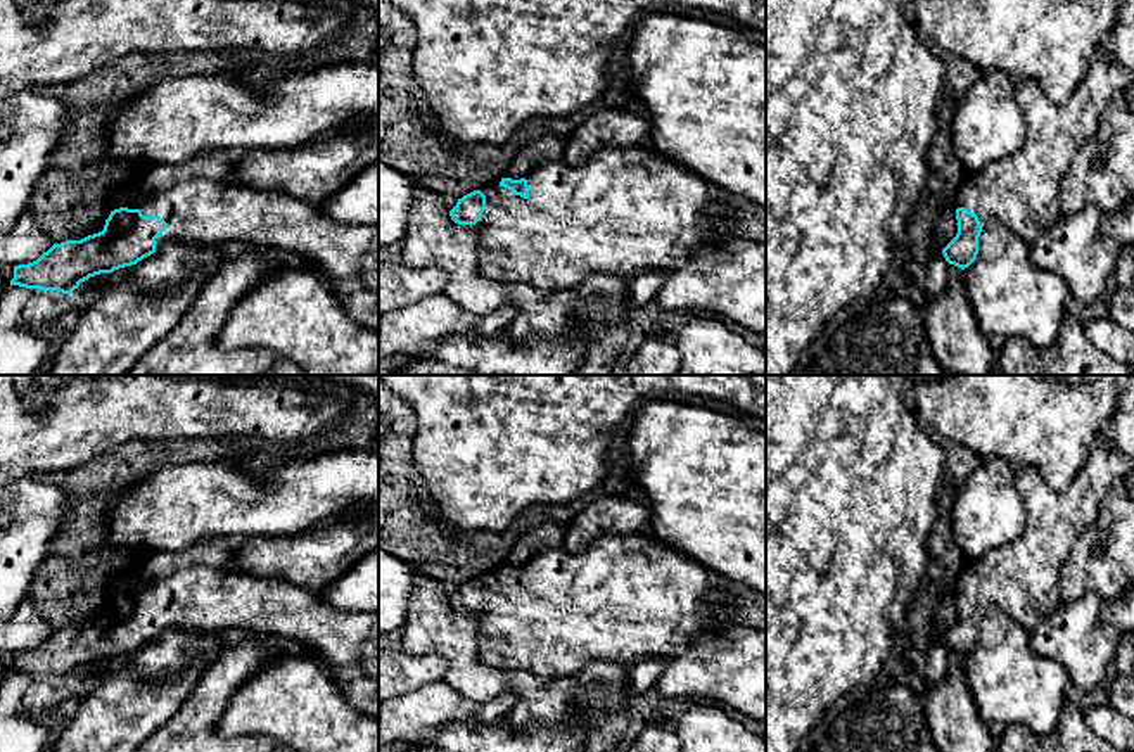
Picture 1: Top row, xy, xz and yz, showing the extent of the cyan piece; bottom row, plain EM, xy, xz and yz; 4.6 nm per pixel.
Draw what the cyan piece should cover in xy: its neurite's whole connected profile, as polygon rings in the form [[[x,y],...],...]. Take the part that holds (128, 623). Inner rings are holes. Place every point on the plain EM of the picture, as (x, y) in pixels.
[[[195,564],[190,569],[183,569],[173,576],[154,581],[142,581],[133,572],[124,574],[118,577],[116,586],[112,588],[111,602],[105,607],[102,619],[81,628],[54,631],[36,648],[14,653],[14,666],[10,667],[10,672],[71,681],[90,664],[112,660],[114,657],[137,652],[143,645],[164,634],[168,629],[237,634],[258,633],[277,636],[296,647],[309,648],[320,655],[320,662],[328,669],[335,686],[351,707],[379,719],[379,679],[366,674],[360,664],[363,643],[379,640],[379,612],[346,612],[327,603],[320,591],[309,591],[278,577],[254,576],[232,565],[213,569]]]

